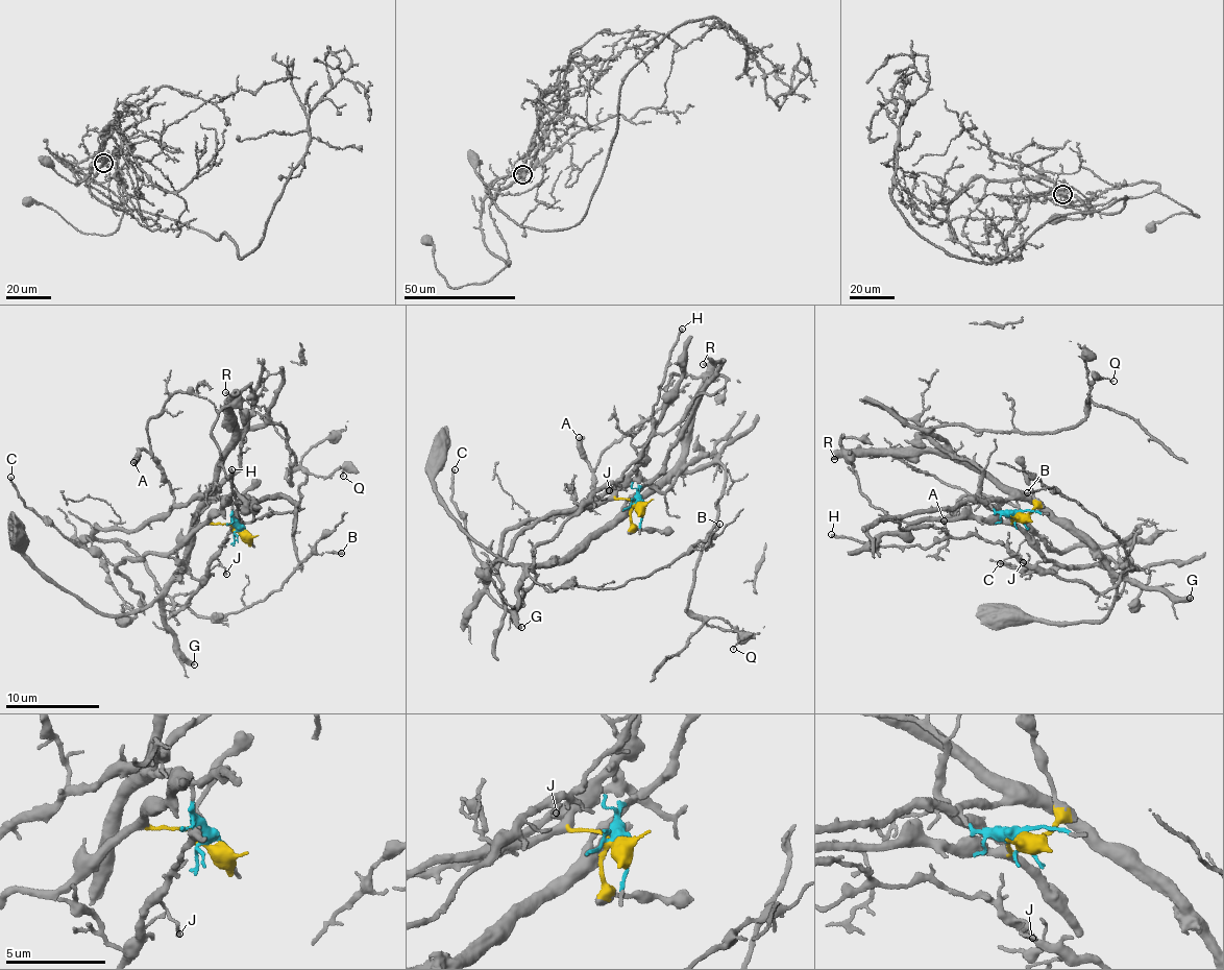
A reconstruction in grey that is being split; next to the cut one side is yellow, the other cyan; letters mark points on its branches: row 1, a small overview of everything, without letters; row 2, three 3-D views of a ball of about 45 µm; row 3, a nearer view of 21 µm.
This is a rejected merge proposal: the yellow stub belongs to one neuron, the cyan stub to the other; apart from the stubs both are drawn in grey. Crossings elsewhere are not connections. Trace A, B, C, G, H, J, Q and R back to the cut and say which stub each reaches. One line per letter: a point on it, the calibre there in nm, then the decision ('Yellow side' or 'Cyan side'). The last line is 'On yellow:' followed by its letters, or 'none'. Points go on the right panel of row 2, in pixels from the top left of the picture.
A: Place: (944, 520). Thickness 440 nm. Yellow side
B: Place: (1027, 492). Thickness 180 nm. Cyan side
C: Place: (1000, 563). Thickness 160 nm. Yellow side
G: Place: (1190, 598). Thickness 360 nm. Cyan side
H: Place: (831, 534). Thickness 200 nm. Yellow side
J: Place: (1023, 562). Thickness 140 nm. Yellow side
Q: Place: (1114, 381). Thickness 120 nm. Cyan side
R: Place: (834, 459). Thickness 240 nm. Cyan side
On yellow: A, C, H, J

